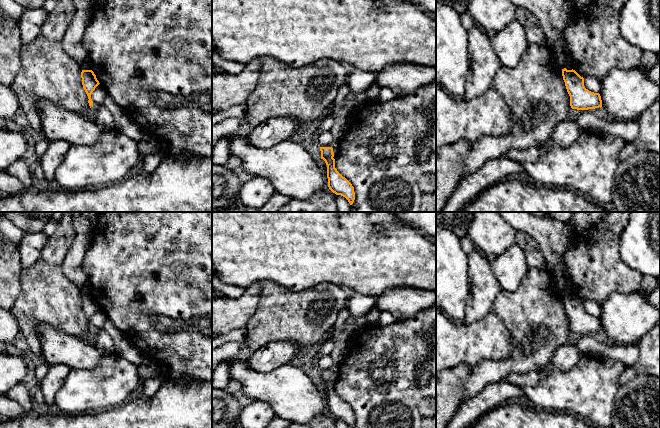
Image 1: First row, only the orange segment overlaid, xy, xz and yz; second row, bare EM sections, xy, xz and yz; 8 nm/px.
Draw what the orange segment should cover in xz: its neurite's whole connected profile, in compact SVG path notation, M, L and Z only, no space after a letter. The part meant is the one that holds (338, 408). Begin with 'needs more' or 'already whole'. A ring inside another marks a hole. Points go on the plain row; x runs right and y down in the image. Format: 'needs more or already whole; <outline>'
already whole; M320 371L321 383L327 389L328 411L336 419L345 421L350 428L355 424L355 416L352 408L343 401L335 392L335 383L332 371Z

